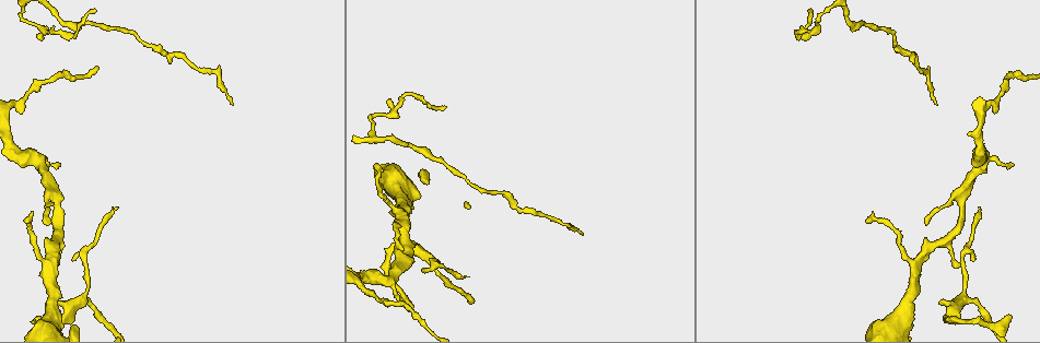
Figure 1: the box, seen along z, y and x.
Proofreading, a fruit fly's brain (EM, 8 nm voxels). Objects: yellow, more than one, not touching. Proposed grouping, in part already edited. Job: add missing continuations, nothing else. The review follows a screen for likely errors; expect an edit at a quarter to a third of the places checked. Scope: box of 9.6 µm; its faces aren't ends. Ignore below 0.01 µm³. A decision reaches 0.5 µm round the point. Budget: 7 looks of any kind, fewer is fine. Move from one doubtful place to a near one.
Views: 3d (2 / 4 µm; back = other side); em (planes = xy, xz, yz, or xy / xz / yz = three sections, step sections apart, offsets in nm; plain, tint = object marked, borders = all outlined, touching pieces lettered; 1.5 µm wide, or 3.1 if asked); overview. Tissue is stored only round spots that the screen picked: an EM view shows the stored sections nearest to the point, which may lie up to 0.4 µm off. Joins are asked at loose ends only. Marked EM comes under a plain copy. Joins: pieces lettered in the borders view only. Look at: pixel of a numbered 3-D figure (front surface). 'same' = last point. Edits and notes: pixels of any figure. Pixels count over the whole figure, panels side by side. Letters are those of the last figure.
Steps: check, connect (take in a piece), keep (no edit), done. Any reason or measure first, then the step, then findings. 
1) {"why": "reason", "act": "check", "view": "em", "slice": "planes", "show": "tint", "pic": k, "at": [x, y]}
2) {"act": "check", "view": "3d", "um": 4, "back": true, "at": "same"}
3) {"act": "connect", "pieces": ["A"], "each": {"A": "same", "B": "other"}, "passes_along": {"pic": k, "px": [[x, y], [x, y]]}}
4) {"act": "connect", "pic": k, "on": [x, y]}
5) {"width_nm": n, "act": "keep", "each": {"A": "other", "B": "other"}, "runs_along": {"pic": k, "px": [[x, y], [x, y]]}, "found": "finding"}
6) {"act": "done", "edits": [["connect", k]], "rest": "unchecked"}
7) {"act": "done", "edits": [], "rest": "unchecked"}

{"why": "branch stops here", "act": "check", "view": "em", "slice": "xz", "step": 4, "show": "borders", "pic": 1, "at": [376, 163]}

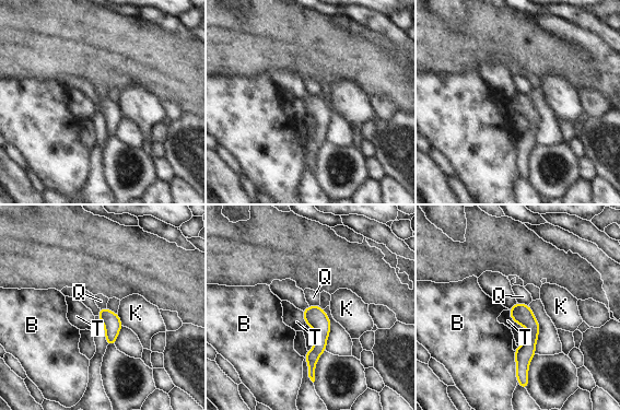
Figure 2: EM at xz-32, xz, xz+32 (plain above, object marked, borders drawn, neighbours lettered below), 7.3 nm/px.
{"act": "keep", "each": {"B": "other", "K": "other", "Q": "other", "T": "other"}, "runs_along": {"pic": 2, "px": [[517, 306], [533, 327], [525, 367]]}, "found": "no lettered piece goes on from it"}

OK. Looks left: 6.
{"why": "long arm stops here", "act": "check", "view": "em", "slice": "xy", "step": 8, "show": "tint", "pic": 1, "at": [979, 207]}

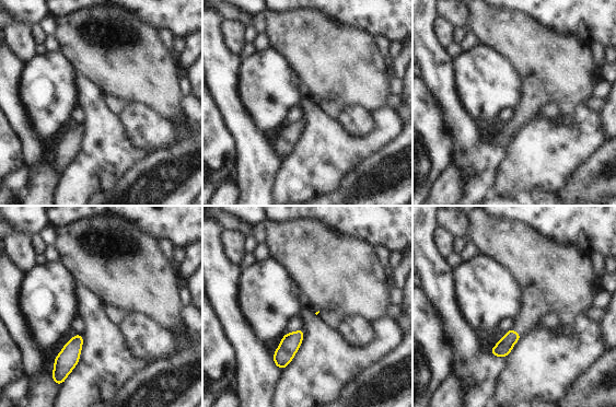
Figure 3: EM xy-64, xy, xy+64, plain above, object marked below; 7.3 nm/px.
{"why": "see the neighbours", "act": "check", "view": "em", "slice": "xy", "step": 8, "show": "borders", "at": "same"}

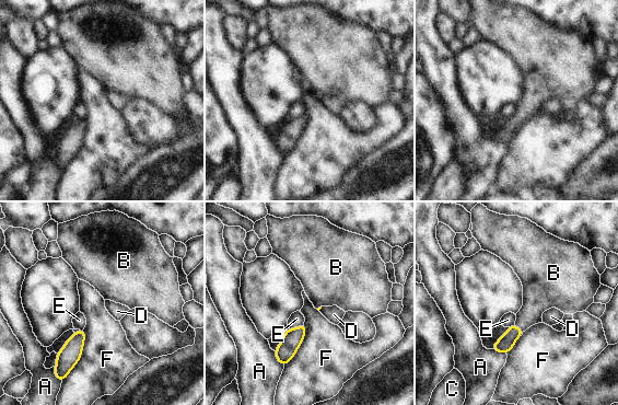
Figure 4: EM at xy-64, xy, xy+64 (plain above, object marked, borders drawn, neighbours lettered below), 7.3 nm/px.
{"act": "connect", "pieces": ["B"], "each": {"A": "other", "B": "same", "C": "other", "D": "other", "E": "other", "F": "other"}, "passes_along": {"pic": 4, "px": [[506, 342], [520, 330], [536, 300]]}, "found": "the neuron continues"}

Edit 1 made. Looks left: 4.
{"why": "see it whole again", "act": "check", "view": "overview"}

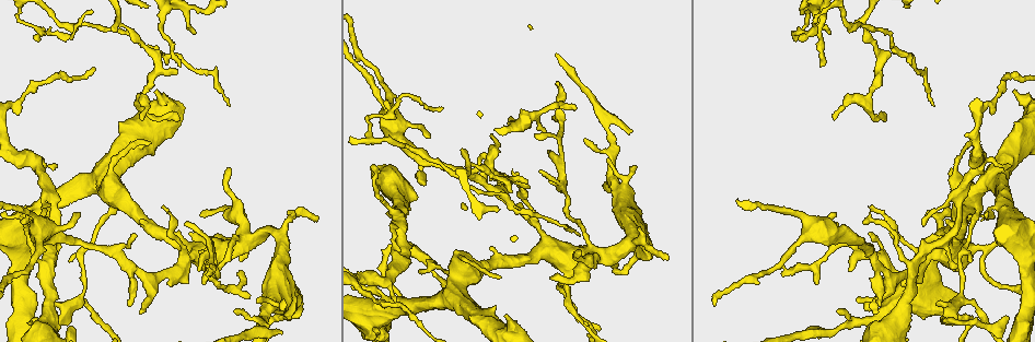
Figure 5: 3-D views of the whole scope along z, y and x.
{"why": "branch stops here", "act": "check", "view": "3d", "um": 4, "pic": 5, "at": [874, 312]}

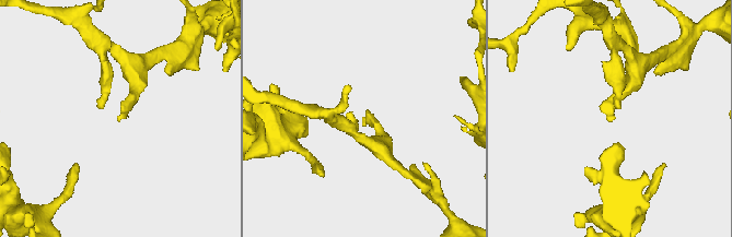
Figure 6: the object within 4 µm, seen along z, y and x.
{"why": "now the EM", "act": "check", "view": "em", "slice": "yz", "step": 4, "show": "borders", "pic": 6, "at": [119, 119]}

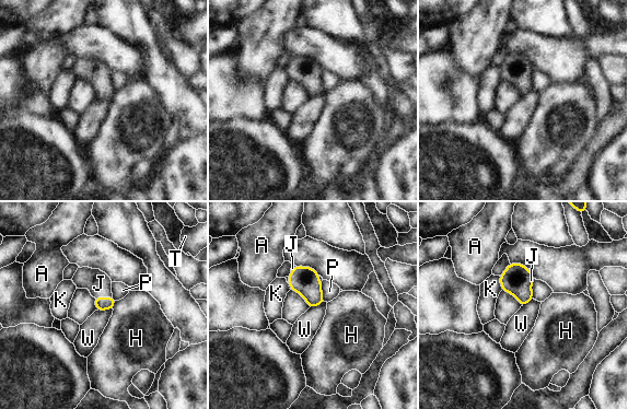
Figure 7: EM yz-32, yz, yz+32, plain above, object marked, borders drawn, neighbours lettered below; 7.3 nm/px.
{"longest_contact_nm": ["P", 150], "act": "connect", "pieces": ["J"], "each": {"A": "other", "H": "other", "J": "same", "K": "other", "P": "other", "T": "other", "W": "other"}, "passes_along": {"pic": 7, "px": [[102, 303], [103, 298], [99, 283]]}, "found": "the neuron continues"}

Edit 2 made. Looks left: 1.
{"act": "done", "edits": [["connect", 4], ["connect", 7]], "rest": "unchecked"}

